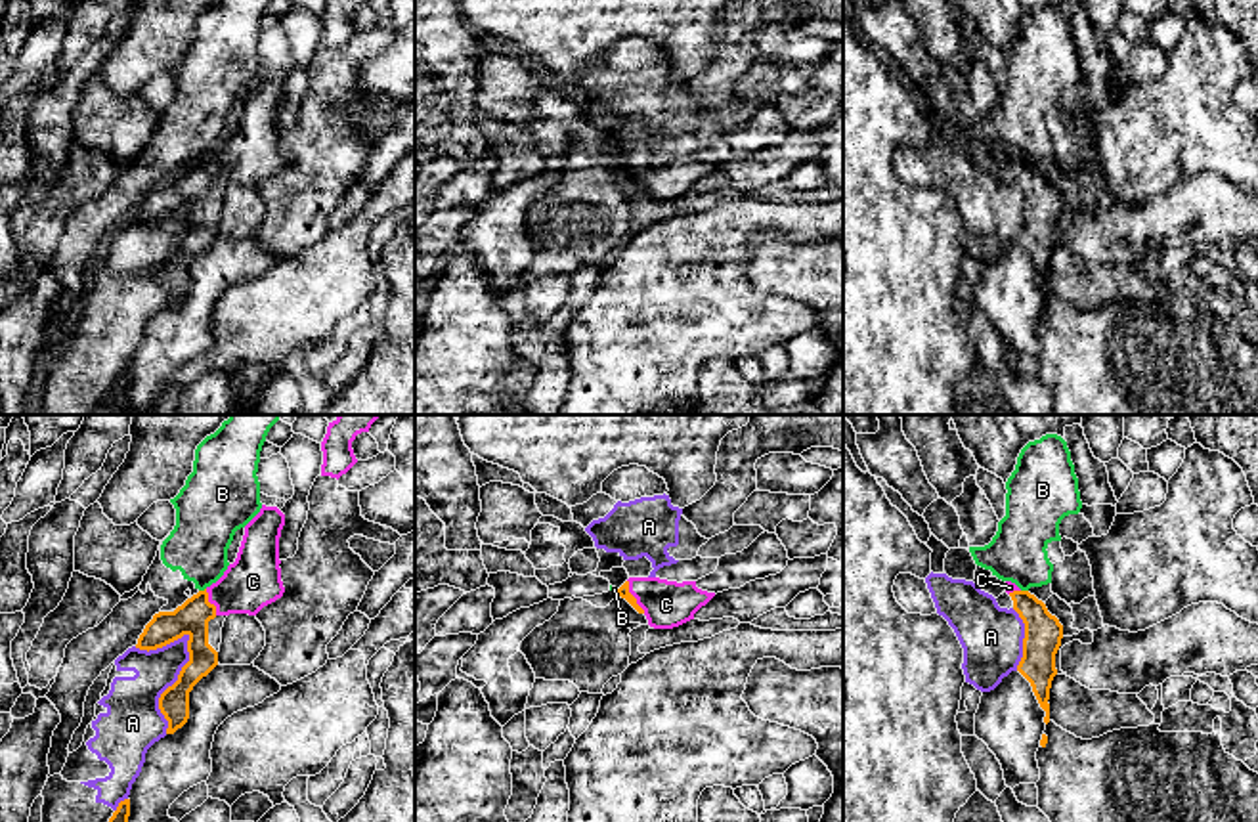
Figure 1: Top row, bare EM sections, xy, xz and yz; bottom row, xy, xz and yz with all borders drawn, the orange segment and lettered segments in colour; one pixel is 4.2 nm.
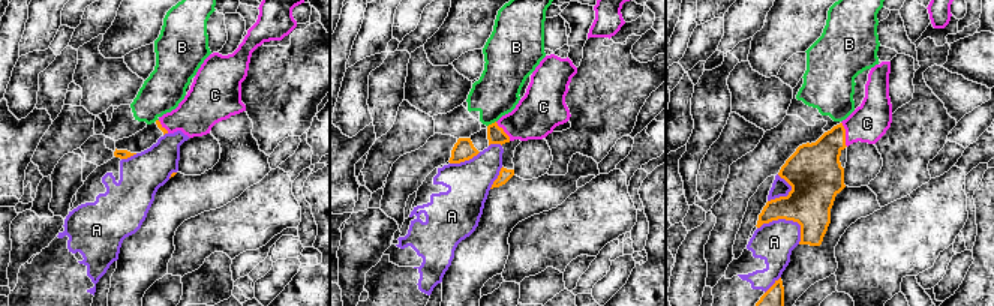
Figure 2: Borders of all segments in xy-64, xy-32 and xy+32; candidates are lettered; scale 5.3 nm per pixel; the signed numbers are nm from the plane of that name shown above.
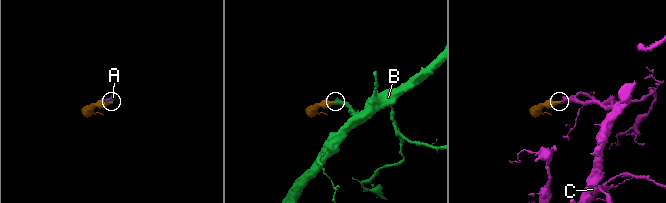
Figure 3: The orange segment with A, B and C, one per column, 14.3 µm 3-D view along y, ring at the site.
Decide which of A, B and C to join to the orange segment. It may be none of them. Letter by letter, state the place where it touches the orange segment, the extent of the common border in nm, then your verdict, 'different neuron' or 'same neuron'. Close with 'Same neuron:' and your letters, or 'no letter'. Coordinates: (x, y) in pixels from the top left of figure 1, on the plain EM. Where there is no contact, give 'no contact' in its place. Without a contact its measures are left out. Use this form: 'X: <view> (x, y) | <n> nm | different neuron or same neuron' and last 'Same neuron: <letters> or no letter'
A: xy (174, 255) | 440 nm | different neuron
B: xy (201, 163) | 40 nm | different neuron
C: xz (633, 169) | 160 nm | same neuron
Same neuron: C

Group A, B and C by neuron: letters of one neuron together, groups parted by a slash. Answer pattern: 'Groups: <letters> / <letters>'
Groups: A / B / C

